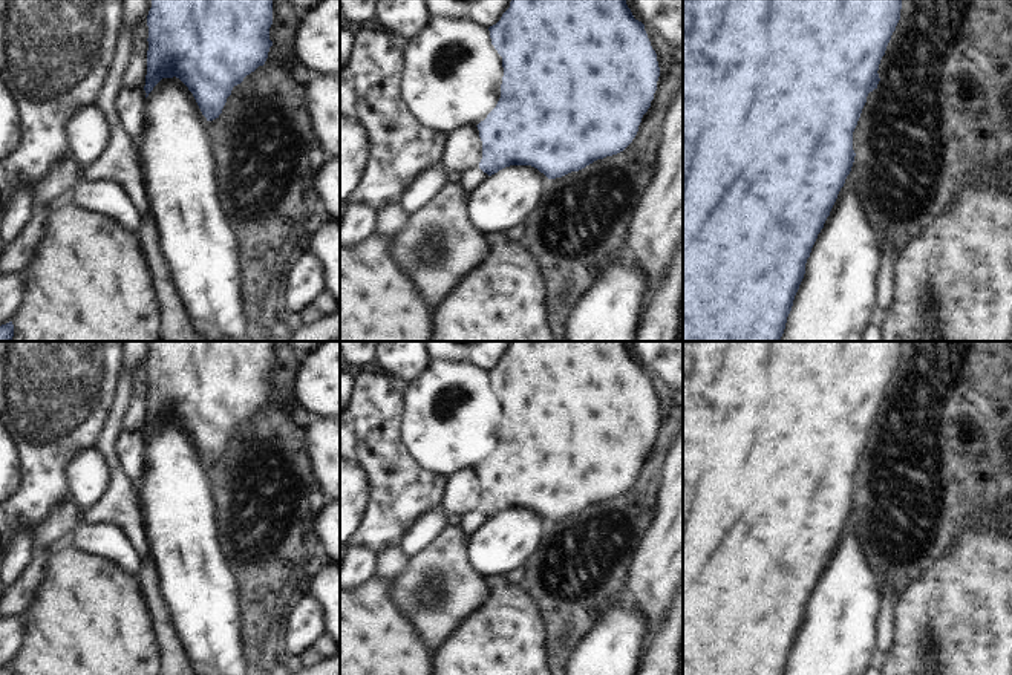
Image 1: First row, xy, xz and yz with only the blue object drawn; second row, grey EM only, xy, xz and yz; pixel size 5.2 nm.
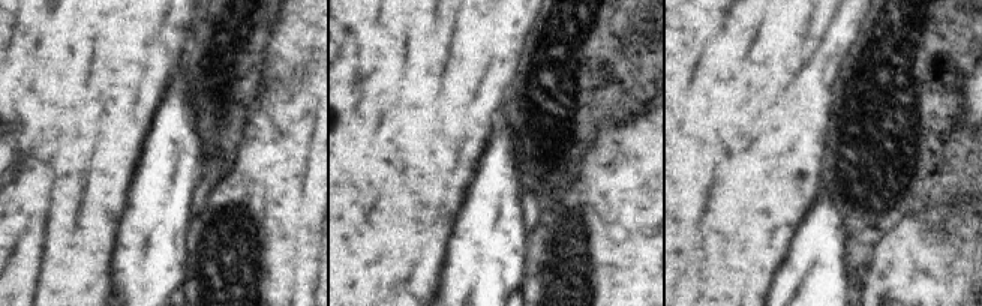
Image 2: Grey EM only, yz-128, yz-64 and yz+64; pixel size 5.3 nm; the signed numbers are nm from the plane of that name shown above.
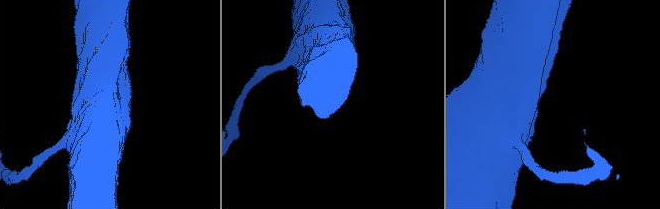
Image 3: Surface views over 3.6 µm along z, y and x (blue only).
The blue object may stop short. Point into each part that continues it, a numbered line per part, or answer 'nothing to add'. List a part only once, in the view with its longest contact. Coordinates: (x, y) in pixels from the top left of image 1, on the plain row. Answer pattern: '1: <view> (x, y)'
1: yz (881, 469).

